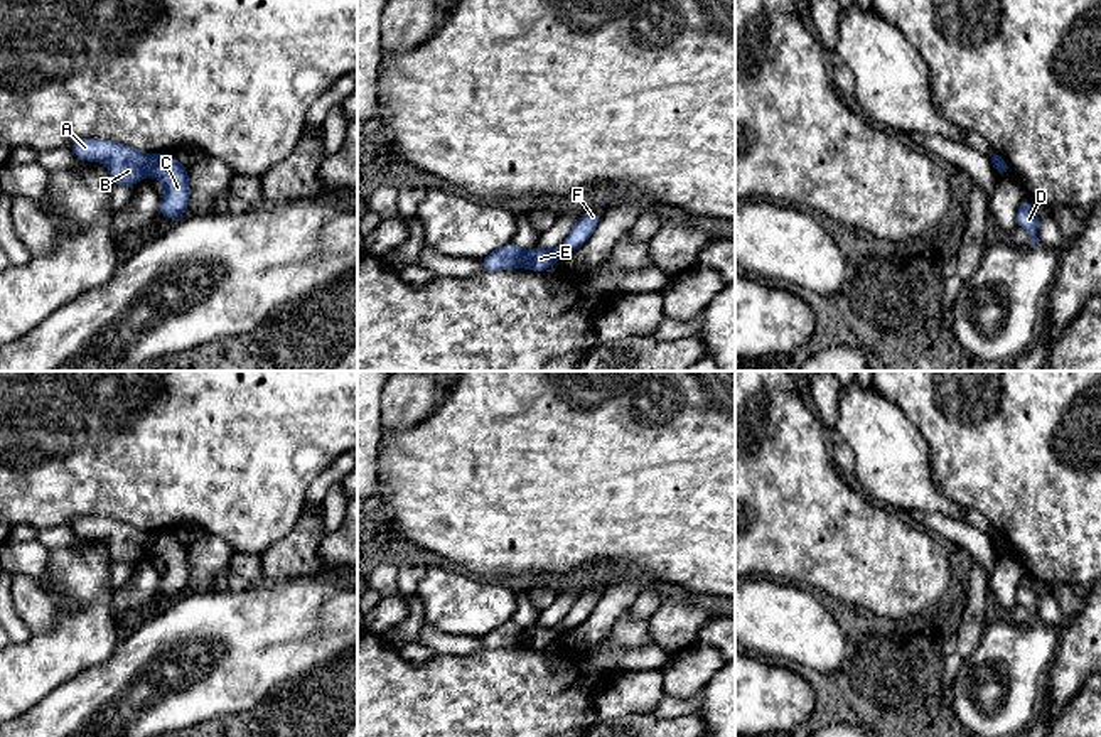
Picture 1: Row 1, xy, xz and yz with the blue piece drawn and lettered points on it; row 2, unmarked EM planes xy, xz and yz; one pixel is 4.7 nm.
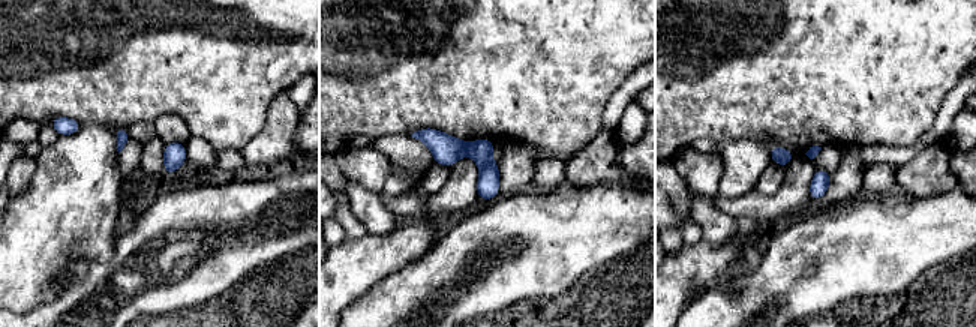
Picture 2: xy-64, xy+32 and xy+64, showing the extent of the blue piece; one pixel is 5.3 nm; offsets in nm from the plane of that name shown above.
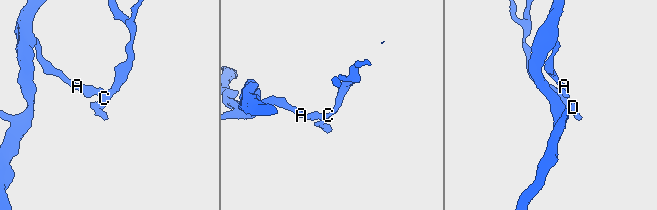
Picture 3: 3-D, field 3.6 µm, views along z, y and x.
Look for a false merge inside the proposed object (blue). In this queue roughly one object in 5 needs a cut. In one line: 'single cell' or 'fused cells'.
fused cells

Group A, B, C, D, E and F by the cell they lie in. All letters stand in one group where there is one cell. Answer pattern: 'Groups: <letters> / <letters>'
Groups: A B / C D E F

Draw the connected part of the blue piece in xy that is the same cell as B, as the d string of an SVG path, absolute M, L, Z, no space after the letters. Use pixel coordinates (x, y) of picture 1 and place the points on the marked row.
M78 138L67 147L86 162L105 162L115 186L133 187L143 179L150 155L110 140Z

